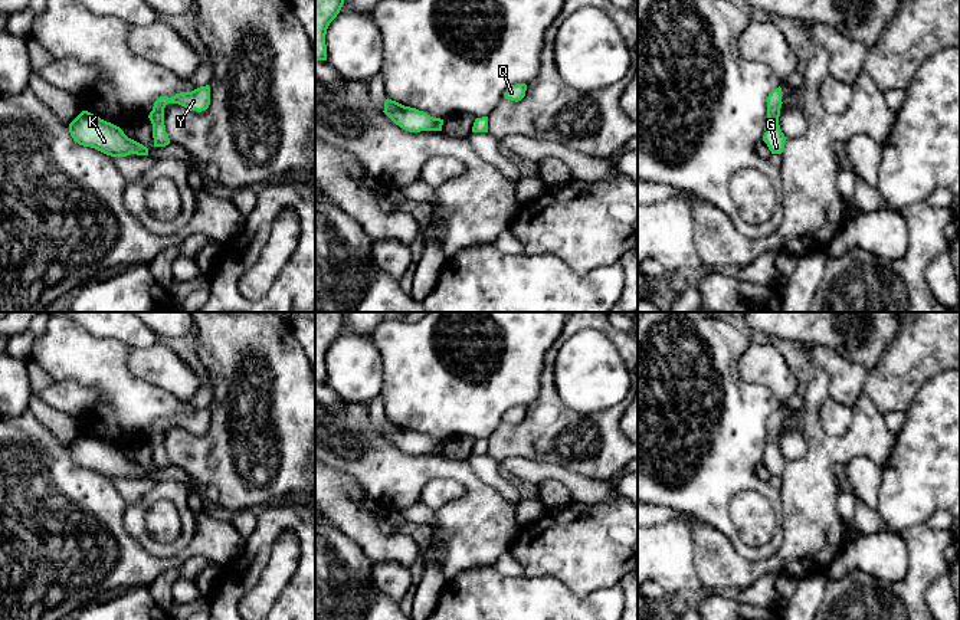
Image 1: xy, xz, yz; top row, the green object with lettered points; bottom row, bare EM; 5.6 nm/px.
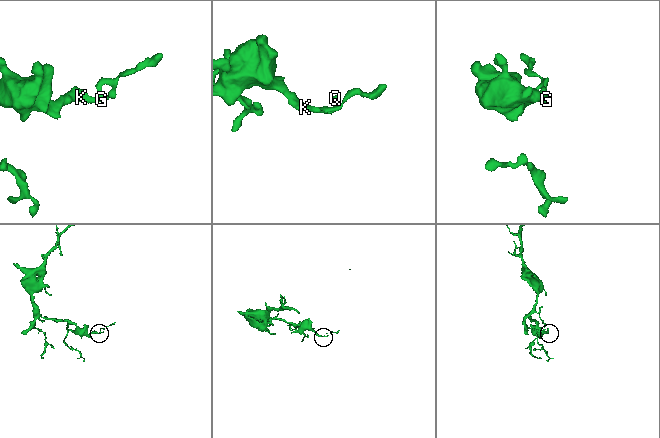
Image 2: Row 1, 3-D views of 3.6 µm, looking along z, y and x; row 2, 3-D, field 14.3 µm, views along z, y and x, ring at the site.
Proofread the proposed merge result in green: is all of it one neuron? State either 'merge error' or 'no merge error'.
no merge error

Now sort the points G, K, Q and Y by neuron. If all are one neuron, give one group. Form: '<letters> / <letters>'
G K Q Y

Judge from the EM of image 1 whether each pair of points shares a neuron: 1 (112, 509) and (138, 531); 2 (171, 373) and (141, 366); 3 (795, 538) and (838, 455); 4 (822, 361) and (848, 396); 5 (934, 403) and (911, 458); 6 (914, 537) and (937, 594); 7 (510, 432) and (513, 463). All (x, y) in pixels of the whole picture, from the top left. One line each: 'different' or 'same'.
1: different
2: same
3: same
4: same
5: same
6: different
7: different

